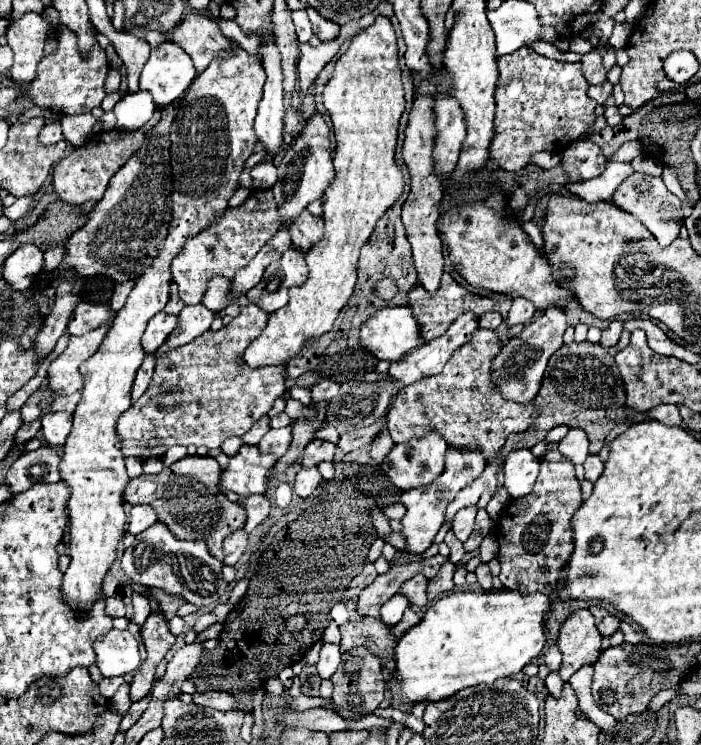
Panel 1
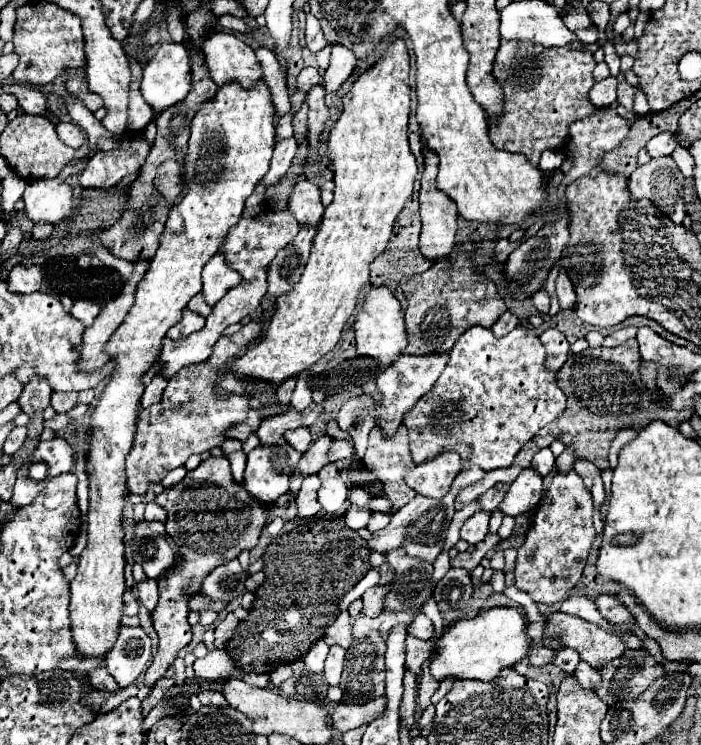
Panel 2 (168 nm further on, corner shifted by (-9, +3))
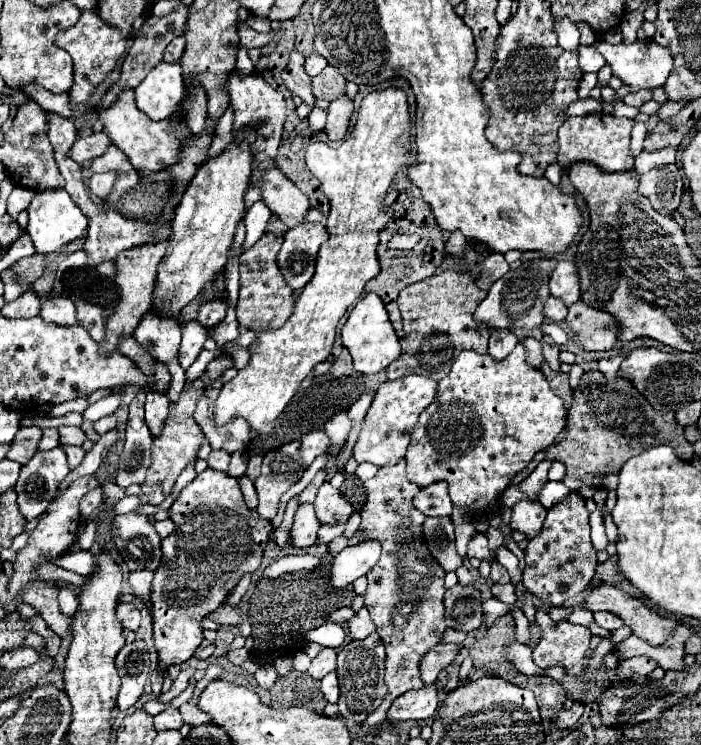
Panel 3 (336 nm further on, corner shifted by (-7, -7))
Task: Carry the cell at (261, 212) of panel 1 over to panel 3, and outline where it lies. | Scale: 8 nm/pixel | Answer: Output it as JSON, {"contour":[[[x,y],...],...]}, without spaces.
{"contour":[[[263,234],[255,246],[241,254],[241,290],[237,302],[237,320],[243,328],[263,332],[263,330],[277,330],[281,328],[287,318],[293,314],[295,298],[293,290],[285,284],[281,276],[281,268],[277,264],[277,254],[281,250],[283,240],[275,234]]]}

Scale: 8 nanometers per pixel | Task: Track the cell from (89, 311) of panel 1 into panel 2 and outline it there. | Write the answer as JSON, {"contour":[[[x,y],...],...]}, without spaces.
{"contour":[[[75,300],[73,308],[71,308],[71,316],[81,320],[85,326],[91,326],[91,322],[95,322],[99,310],[101,308],[89,300]]]}

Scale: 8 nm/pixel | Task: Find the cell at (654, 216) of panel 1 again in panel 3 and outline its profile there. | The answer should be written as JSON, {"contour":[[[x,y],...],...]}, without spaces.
{"contour":[[[677,164],[659,166],[641,176],[639,192],[649,198],[651,206],[665,216],[671,216],[683,194],[683,174]]]}

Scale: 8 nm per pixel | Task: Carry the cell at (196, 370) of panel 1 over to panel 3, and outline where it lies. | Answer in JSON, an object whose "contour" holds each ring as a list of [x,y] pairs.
{"contour":[[[215,356],[209,362],[209,366],[207,366],[205,376],[201,376],[199,380],[195,380],[191,386],[185,386],[185,390],[181,392],[179,400],[169,406],[169,416],[165,420],[163,432],[161,432],[159,438],[153,438],[153,462],[151,462],[151,468],[147,470],[147,480],[141,486],[141,490],[143,490],[143,494],[145,494],[145,498],[147,498],[149,504],[159,506],[171,494],[173,484],[175,484],[177,476],[181,474],[181,470],[197,456],[197,450],[199,450],[201,440],[203,440],[203,432],[197,426],[197,422],[193,420],[193,412],[195,412],[197,400],[203,396],[205,386],[209,386],[211,382],[215,382],[231,366],[233,366],[233,362],[227,356]]]}

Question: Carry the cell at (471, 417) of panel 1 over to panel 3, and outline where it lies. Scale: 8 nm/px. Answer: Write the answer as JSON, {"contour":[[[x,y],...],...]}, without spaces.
{"contour":[[[517,344],[515,350],[501,362],[493,360],[489,354],[481,356],[473,350],[461,352],[449,376],[439,382],[435,402],[421,412],[421,418],[413,430],[405,456],[407,476],[419,488],[441,480],[447,482],[449,496],[455,506],[469,508],[471,520],[487,518],[491,512],[501,508],[497,498],[501,498],[503,490],[511,484],[515,474],[525,470],[537,452],[553,444],[565,422],[567,410],[563,400],[551,392],[549,382],[541,370],[535,370],[525,362],[523,344]]]}

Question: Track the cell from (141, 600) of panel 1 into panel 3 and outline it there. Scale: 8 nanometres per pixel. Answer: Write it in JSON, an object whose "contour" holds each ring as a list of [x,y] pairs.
{"contour":[[[145,570],[143,572],[129,572],[129,584],[139,594],[141,600],[147,600],[149,598],[151,580],[153,580],[153,572],[145,572]]]}

